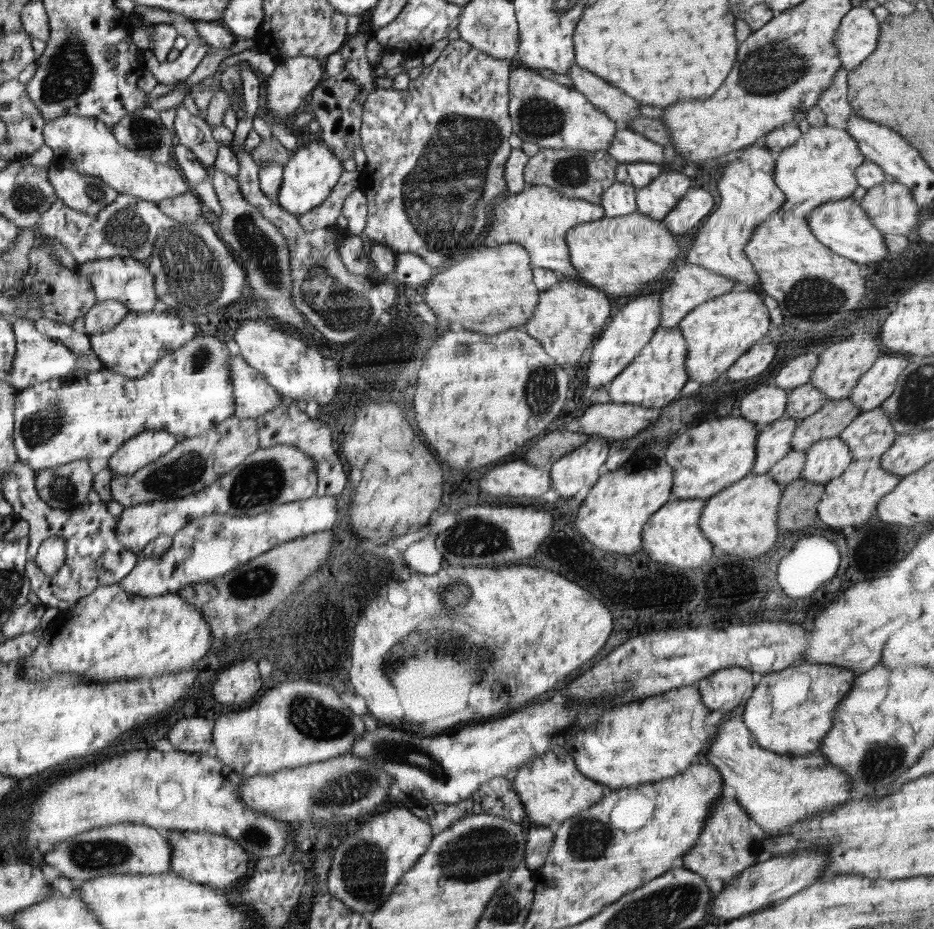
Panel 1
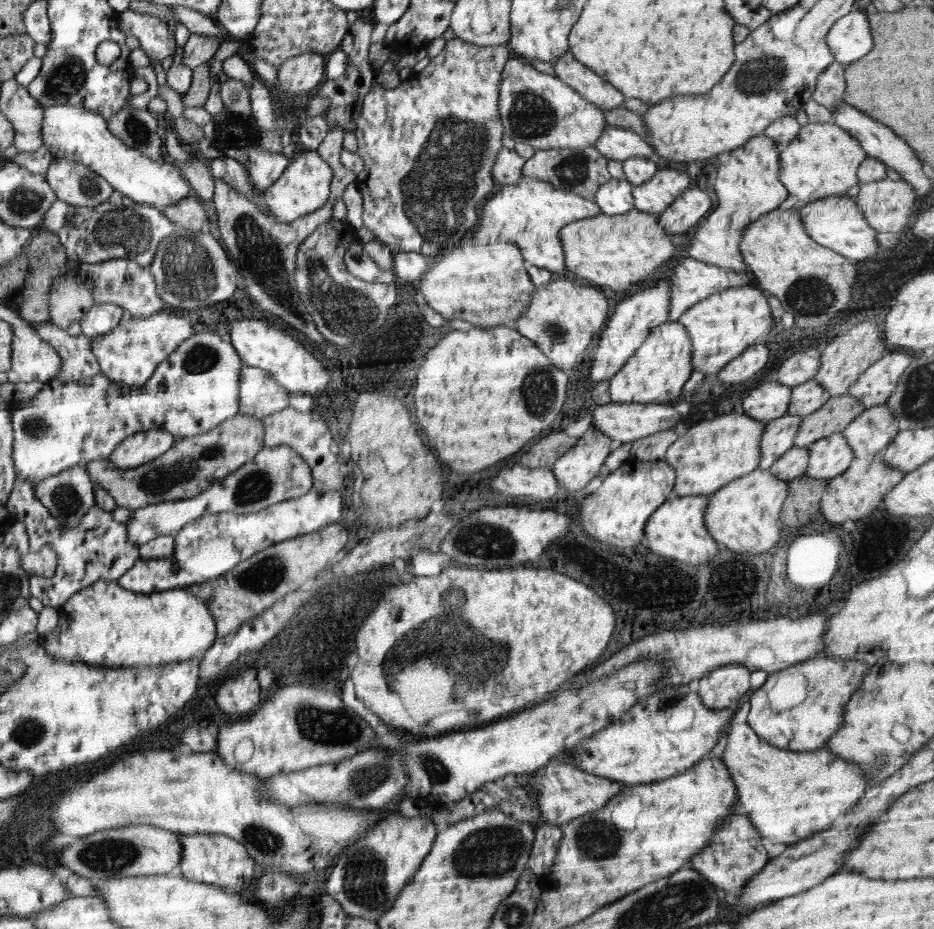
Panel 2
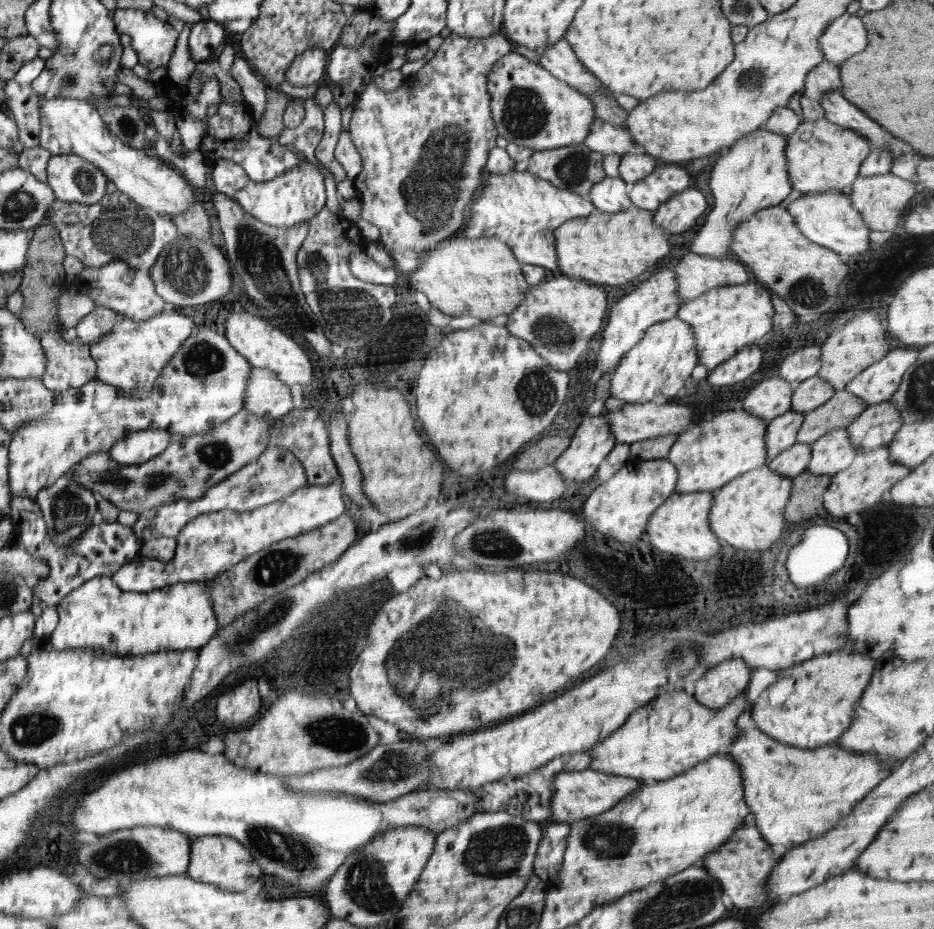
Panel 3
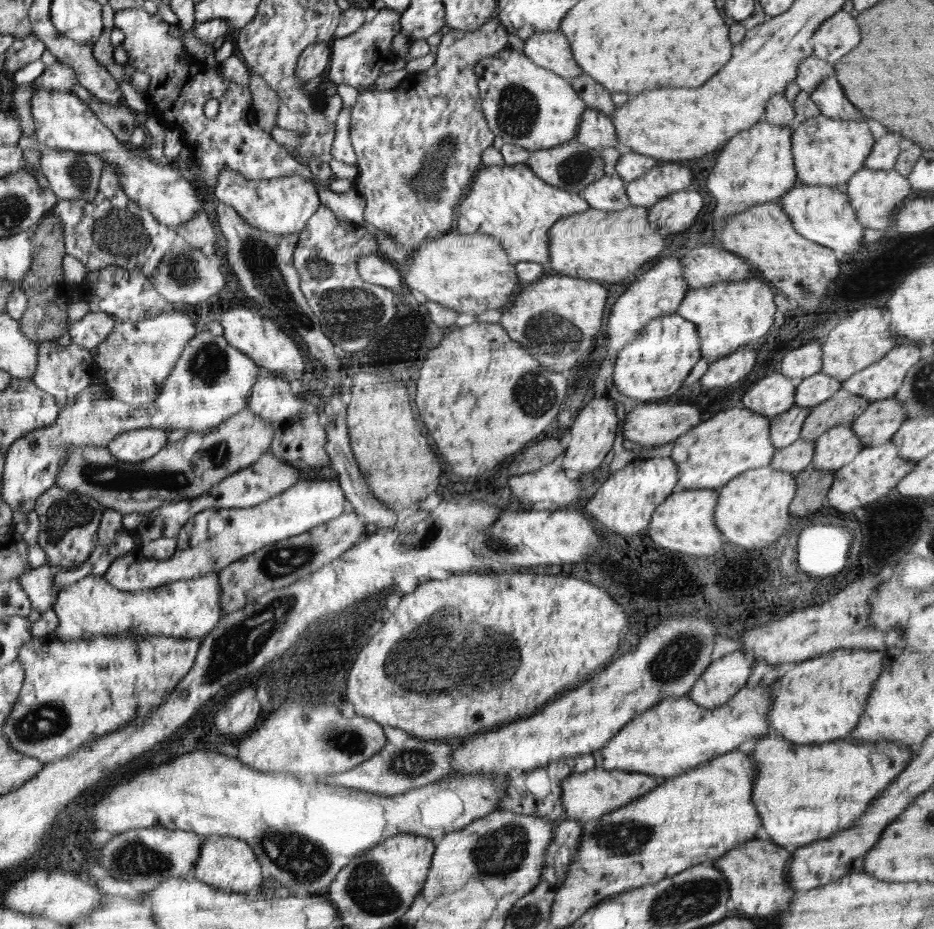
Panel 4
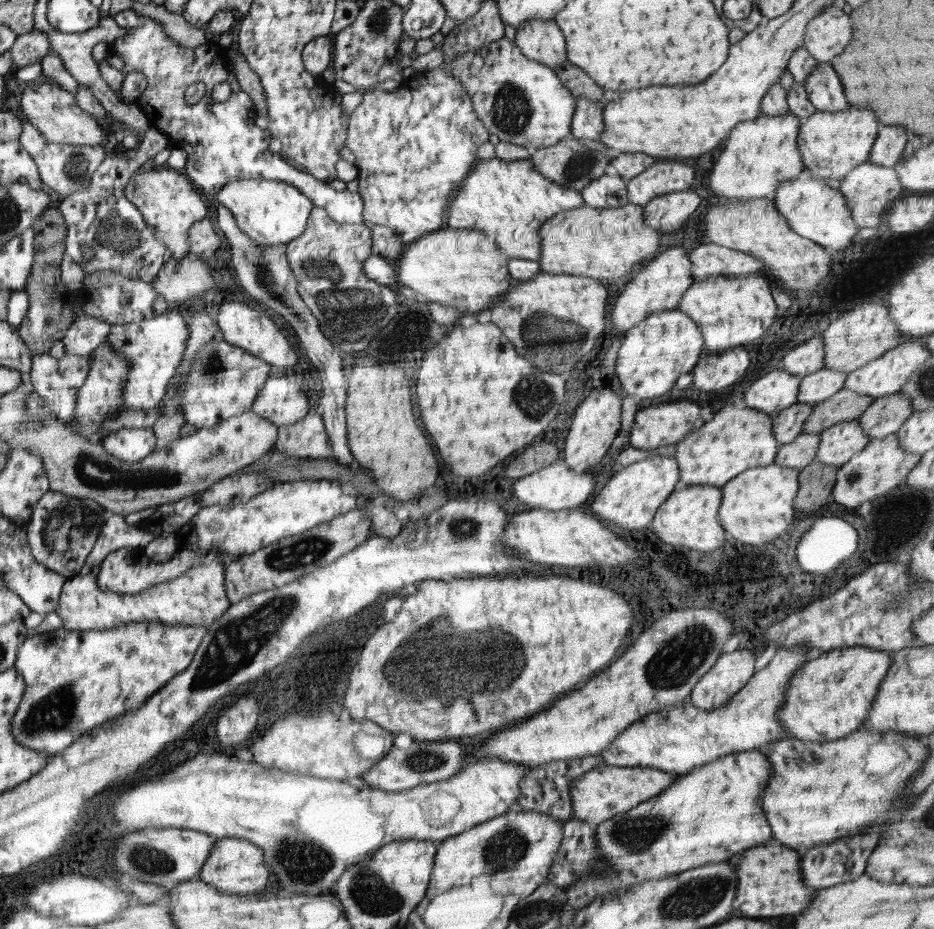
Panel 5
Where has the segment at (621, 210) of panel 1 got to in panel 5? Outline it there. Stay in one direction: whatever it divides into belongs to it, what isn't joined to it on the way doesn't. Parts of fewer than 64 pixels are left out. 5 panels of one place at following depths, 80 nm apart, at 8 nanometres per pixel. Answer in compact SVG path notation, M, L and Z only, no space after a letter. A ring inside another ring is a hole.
M602 175L580 191L584 204L595 209L609 209L629 203L627 183L620 176Z

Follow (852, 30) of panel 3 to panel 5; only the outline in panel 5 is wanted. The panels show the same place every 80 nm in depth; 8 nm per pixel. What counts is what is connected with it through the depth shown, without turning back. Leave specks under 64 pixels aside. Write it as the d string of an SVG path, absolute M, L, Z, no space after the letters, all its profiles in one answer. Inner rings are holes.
M832 6L832 8L820 10L808 21L803 46L818 62L830 63L835 56L842 54L844 46L848 46L850 34L852 34L852 22L848 16L850 15Z

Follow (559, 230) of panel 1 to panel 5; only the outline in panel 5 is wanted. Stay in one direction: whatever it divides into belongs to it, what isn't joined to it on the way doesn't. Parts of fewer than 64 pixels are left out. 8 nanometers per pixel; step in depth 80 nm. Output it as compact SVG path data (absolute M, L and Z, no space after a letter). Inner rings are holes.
M498 157L479 159L447 204L445 224L453 229L482 231L493 239L500 251L509 259L519 258L539 262L542 252L539 228L560 211L575 209L582 205L584 202L579 191L560 186L542 176L530 158L515 161L505 161Z

